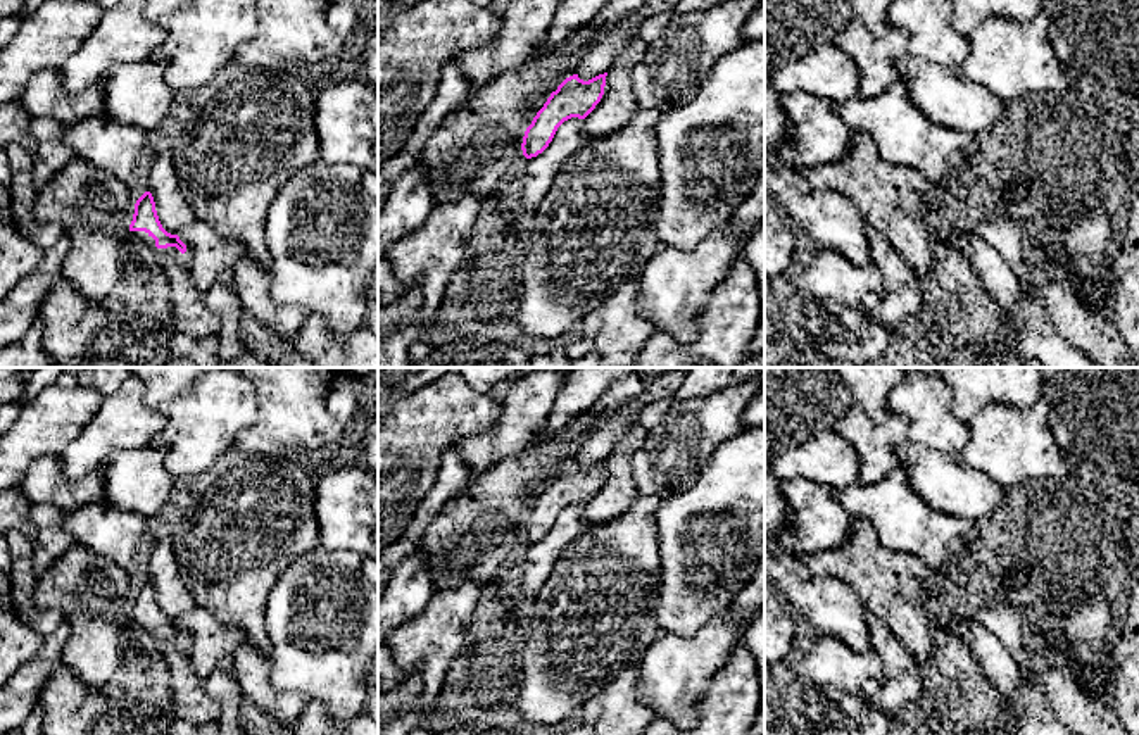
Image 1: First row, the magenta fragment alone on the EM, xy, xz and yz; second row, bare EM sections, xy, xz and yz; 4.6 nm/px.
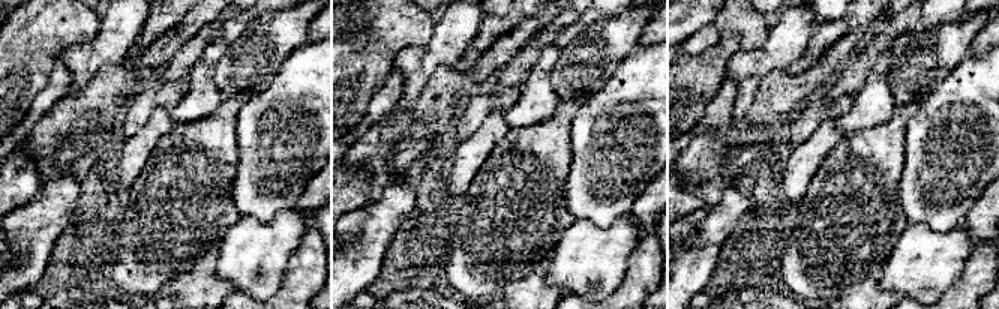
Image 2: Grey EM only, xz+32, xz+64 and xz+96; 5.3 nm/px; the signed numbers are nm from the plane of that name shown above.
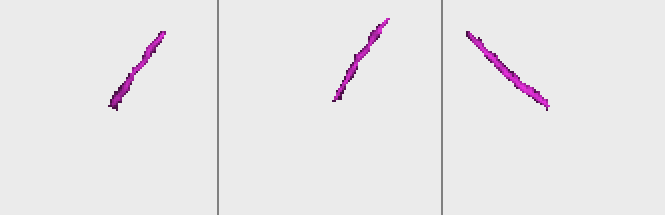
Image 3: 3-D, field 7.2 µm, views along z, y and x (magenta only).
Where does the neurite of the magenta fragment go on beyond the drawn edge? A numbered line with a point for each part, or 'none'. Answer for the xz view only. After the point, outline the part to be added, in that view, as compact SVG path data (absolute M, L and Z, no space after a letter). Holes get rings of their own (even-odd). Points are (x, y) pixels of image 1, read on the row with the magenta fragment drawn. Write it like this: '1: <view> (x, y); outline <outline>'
none

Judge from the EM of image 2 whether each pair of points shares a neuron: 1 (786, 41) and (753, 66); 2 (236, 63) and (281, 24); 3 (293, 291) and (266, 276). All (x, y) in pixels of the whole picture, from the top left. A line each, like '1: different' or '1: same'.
1: same
2: same
3: different

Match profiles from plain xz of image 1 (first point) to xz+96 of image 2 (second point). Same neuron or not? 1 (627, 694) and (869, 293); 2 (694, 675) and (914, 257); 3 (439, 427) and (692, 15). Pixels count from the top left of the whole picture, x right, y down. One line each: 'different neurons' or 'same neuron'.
1: same neuron
2: same neuron
3: different neurons

